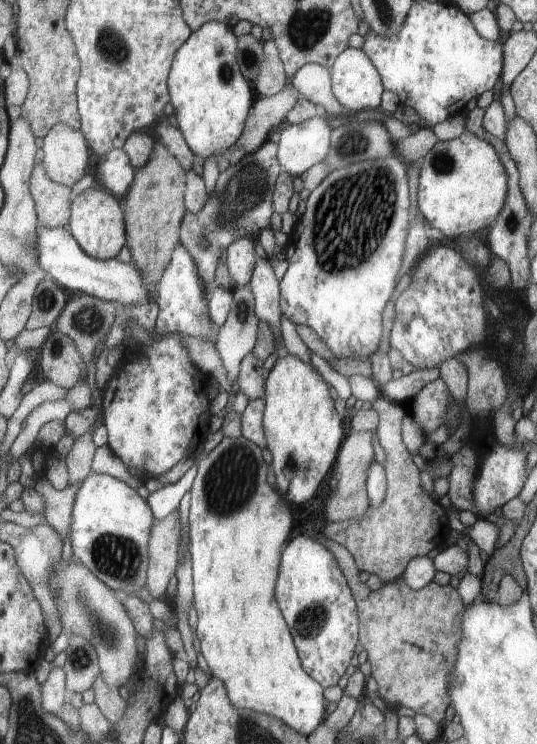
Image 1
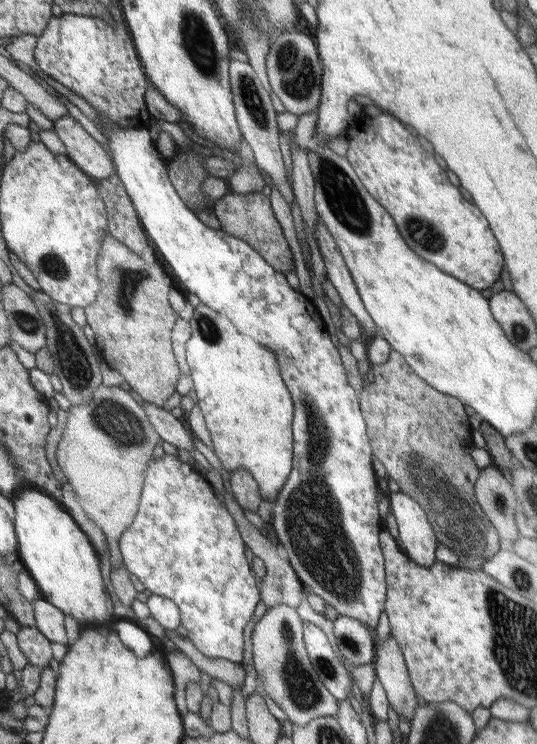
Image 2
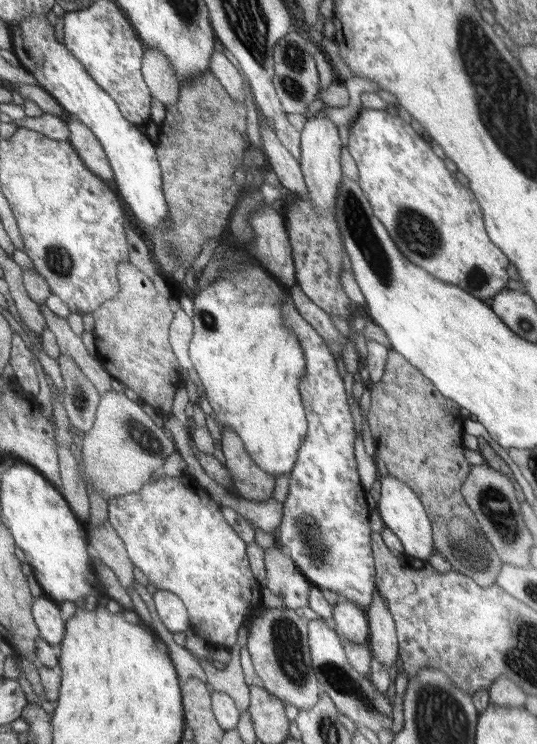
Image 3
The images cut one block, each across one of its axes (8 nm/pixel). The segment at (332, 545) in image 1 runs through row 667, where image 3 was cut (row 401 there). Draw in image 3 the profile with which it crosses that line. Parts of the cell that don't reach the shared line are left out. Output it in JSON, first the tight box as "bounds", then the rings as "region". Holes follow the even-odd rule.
{"bounds":[368,349,502,587],"region":[[[388,349],[388,355],[381,379],[373,385],[373,398],[368,411],[372,433],[375,438],[376,448],[374,458],[383,460],[388,474],[393,474],[401,482],[406,483],[420,499],[424,510],[432,525],[432,542],[435,552],[444,556],[451,563],[453,572],[468,575],[476,581],[477,586],[486,587],[493,585],[500,574],[502,562],[485,538],[481,527],[475,521],[471,509],[465,505],[461,491],[461,482],[469,474],[471,465],[464,457],[466,452],[461,446],[461,414],[459,405],[452,400],[447,400],[428,378],[420,373],[412,364],[408,363],[400,354]]]}

